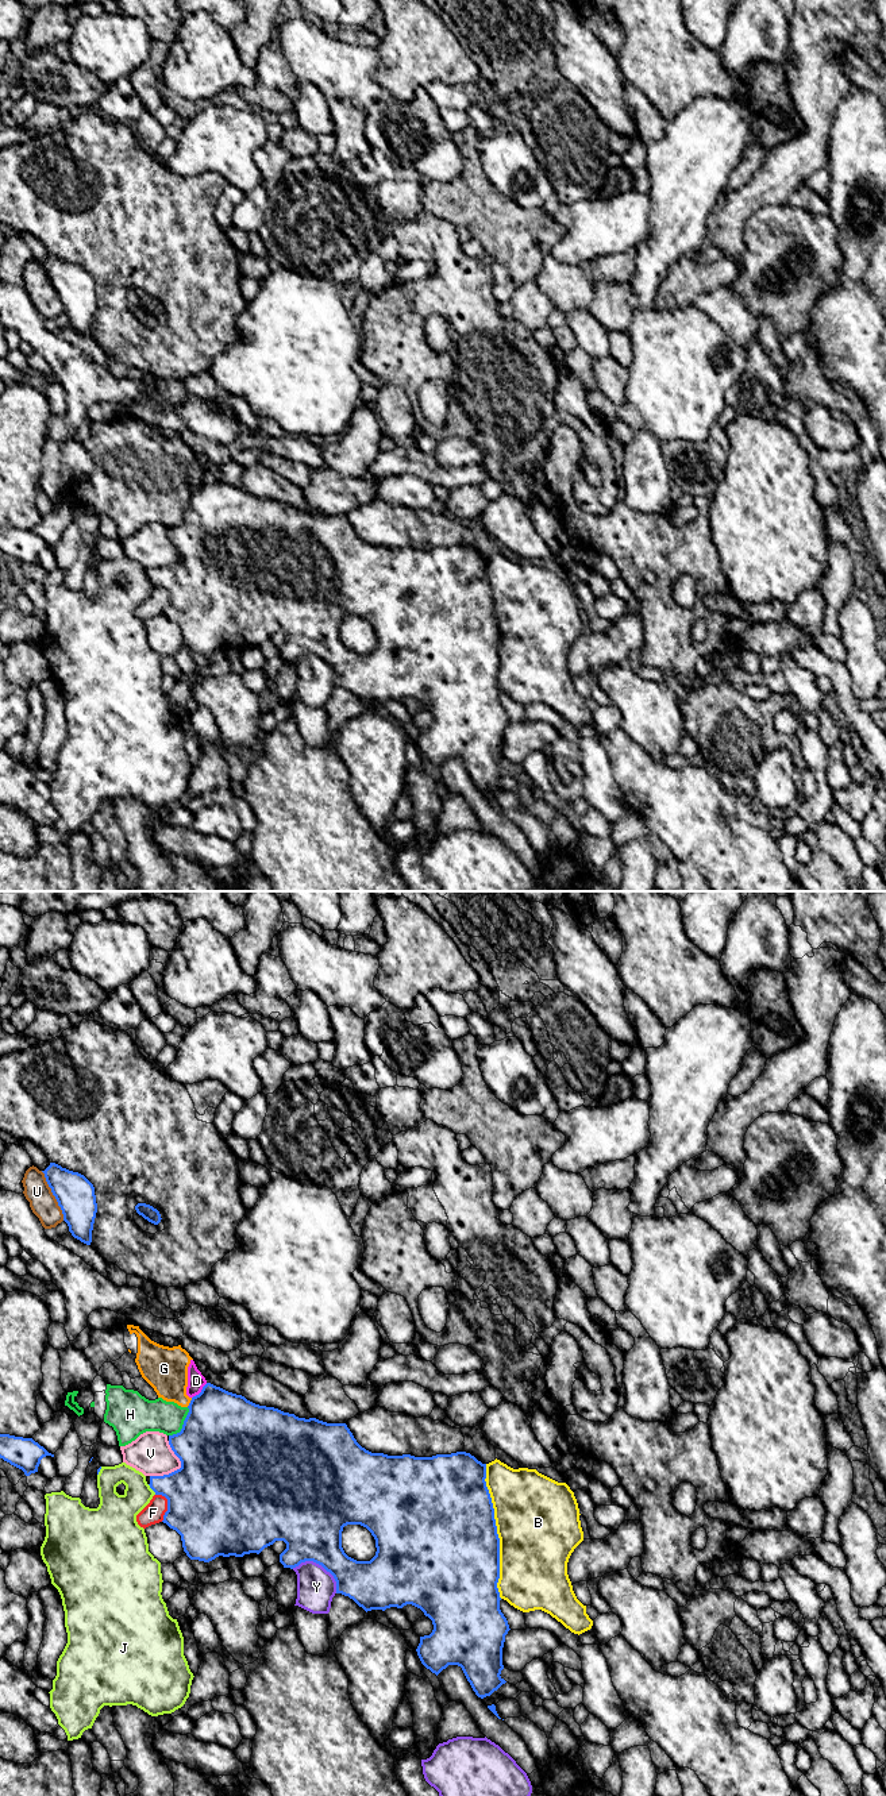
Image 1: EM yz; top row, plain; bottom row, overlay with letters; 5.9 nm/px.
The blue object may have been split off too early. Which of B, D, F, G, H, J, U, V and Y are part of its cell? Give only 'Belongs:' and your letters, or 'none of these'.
Belongs: none of these

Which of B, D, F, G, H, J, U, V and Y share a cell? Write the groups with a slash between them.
B / D G H / F / J / U / V / Y

